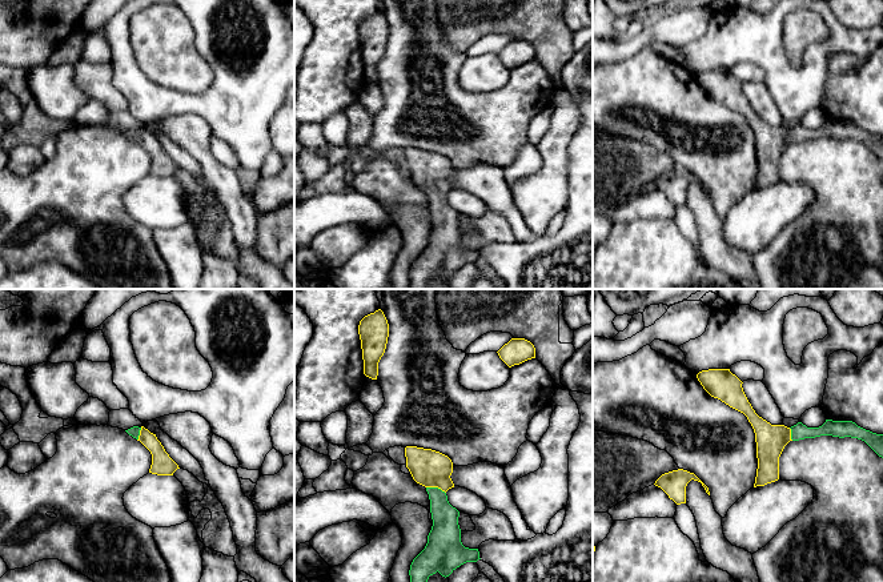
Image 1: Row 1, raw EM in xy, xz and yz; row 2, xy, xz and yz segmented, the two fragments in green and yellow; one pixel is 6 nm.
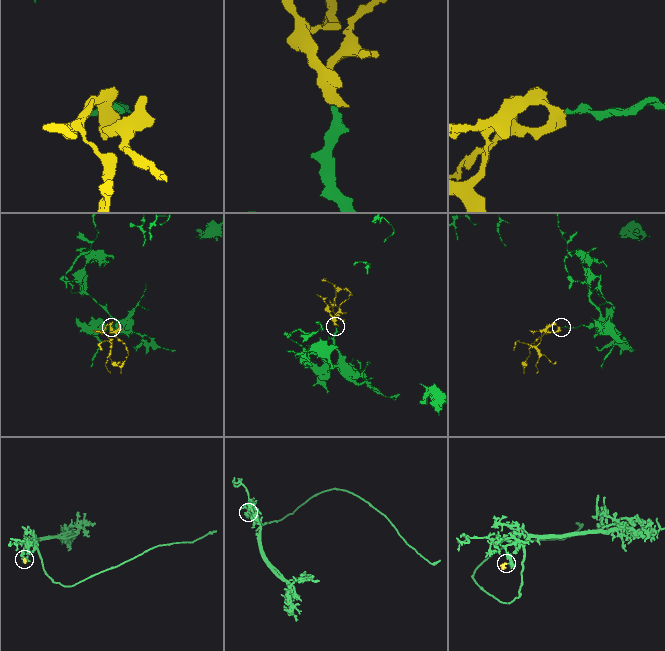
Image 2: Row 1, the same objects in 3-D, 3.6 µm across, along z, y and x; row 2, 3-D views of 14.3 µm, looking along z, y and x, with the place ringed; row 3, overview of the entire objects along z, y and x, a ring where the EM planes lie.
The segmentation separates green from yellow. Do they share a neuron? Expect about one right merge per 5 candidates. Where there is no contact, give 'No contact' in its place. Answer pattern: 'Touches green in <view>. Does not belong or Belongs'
Touches green in xz. Belongs

